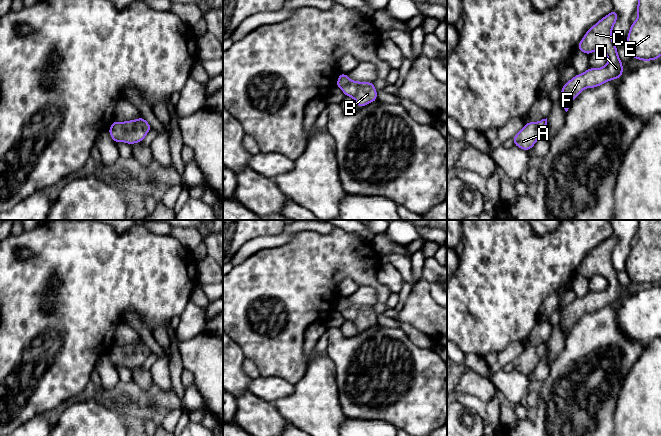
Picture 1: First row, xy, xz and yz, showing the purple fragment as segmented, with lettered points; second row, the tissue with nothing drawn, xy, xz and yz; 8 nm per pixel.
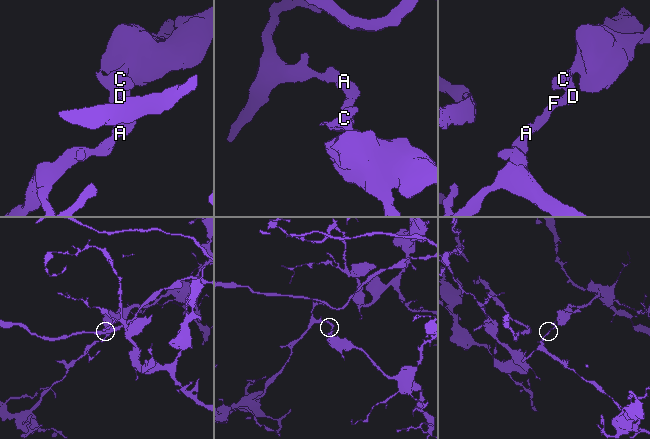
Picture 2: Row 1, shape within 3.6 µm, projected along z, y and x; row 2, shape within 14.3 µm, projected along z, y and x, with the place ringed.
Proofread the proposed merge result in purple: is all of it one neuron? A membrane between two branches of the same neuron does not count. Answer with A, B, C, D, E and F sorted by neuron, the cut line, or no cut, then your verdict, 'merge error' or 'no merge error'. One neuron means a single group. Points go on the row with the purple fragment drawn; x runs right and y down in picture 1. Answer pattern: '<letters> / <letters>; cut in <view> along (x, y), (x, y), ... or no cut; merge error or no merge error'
A B C D E F; no cut; no merge error

